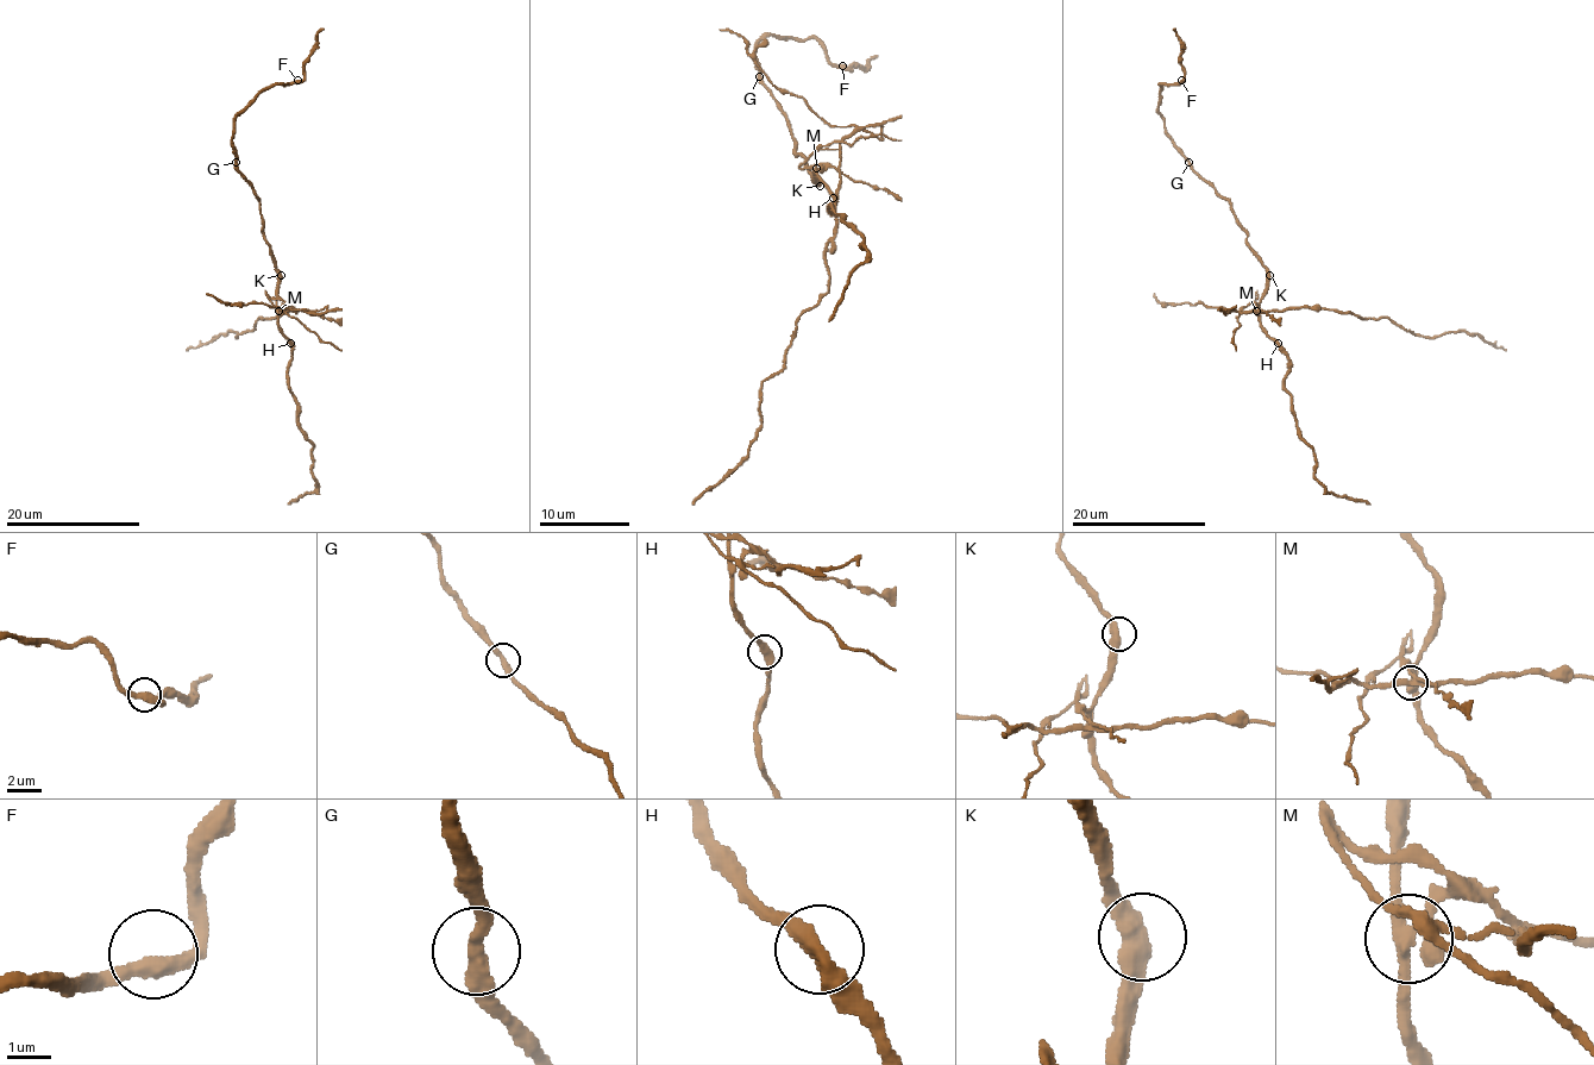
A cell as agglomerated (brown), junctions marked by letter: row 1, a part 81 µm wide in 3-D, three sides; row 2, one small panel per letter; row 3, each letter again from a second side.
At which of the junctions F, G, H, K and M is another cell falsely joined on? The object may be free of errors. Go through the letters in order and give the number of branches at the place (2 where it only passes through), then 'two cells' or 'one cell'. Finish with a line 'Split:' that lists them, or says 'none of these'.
F: 2 | one cell
G: 2 | one cell
H: 2 | one cell
K: 2 | one cell
M: 3 | two cells
Split: M

